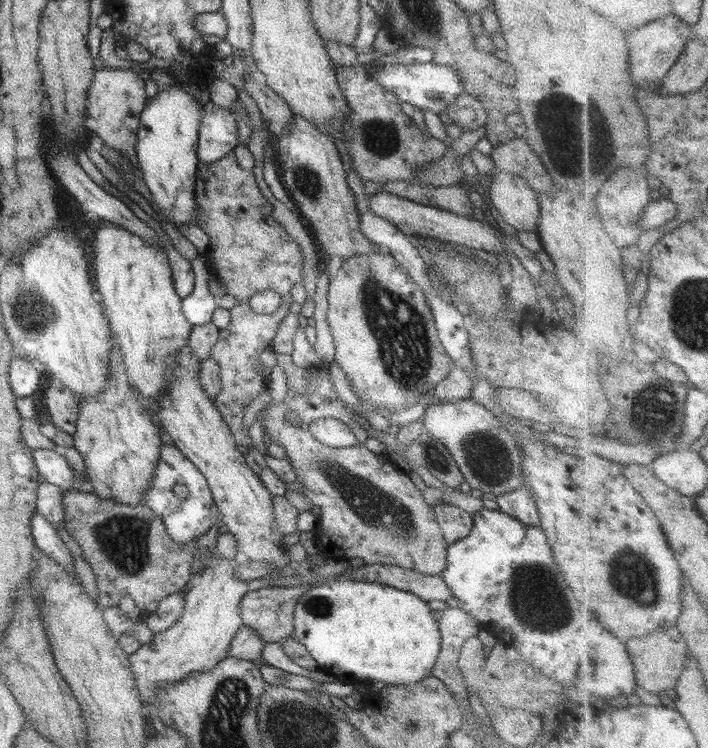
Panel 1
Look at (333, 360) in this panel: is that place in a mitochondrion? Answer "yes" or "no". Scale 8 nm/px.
no

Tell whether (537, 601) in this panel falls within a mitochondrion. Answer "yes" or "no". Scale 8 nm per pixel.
yes

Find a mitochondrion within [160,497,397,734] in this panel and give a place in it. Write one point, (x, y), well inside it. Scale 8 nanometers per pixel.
(317, 606)

